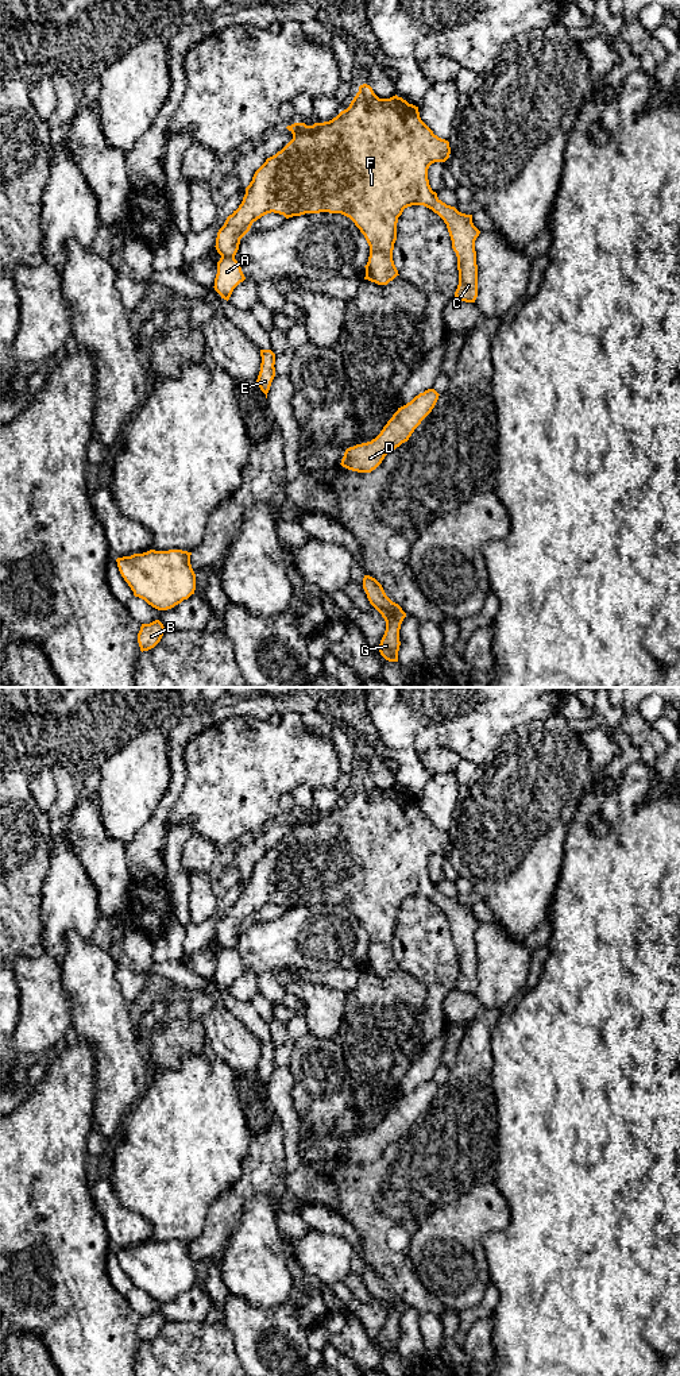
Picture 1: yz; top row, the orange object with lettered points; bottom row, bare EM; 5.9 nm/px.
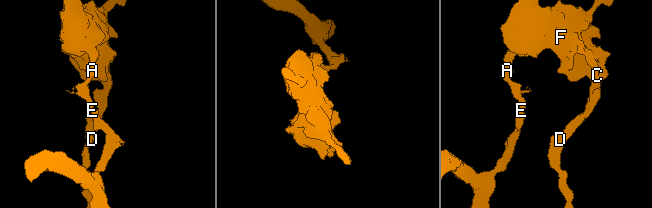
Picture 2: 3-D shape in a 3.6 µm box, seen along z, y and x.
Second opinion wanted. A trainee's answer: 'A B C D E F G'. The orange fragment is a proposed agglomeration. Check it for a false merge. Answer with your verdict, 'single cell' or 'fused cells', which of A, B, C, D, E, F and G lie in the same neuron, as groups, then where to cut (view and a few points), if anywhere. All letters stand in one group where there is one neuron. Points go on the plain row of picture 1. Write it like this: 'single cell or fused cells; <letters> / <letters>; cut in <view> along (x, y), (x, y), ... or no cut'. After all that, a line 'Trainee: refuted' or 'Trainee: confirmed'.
fused cells; A B E / C D F G; cut in yz along (221, 947), (234, 949)
Trainee: refuted

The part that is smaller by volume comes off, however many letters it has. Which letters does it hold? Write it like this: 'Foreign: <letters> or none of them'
Foreign: A, B, E

